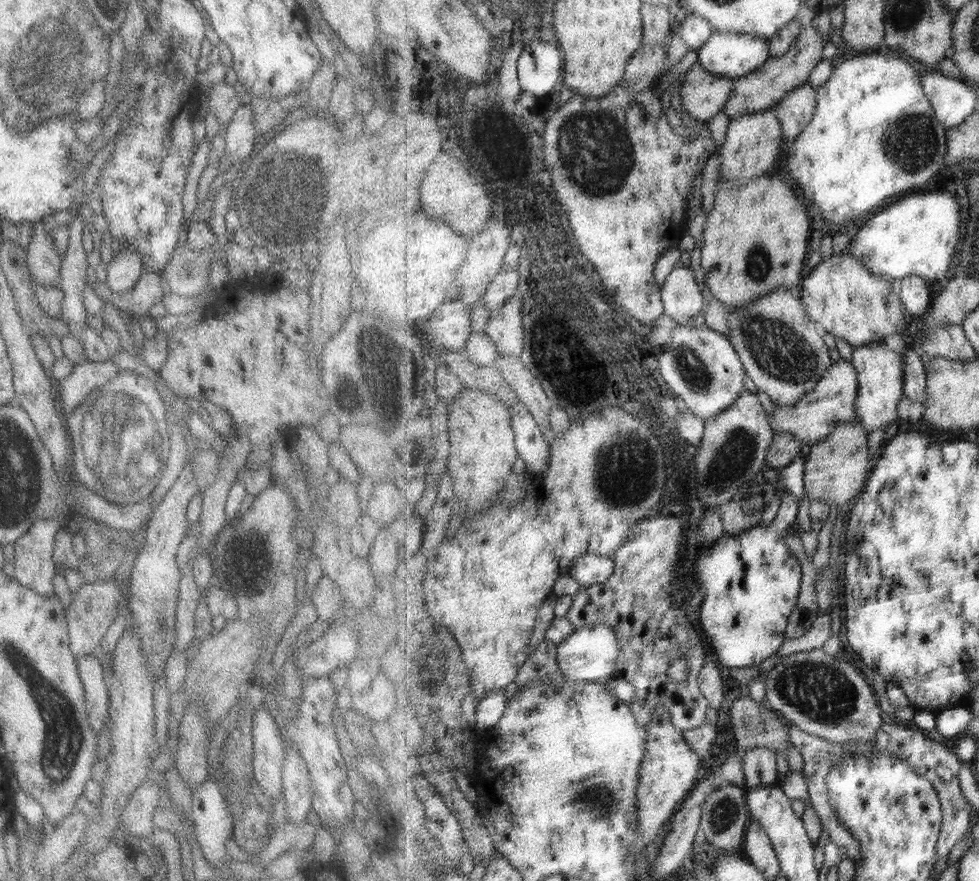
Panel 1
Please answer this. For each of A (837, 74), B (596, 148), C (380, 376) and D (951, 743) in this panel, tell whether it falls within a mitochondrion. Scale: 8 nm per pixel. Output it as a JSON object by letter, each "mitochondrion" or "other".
{"A":"other","B":"mitochondrion","C":"mitochondrion","D":"other"}

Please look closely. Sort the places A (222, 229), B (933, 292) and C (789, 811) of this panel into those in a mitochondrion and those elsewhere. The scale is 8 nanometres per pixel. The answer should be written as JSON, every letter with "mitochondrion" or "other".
{"A":"other","B":"other","C":"other"}

